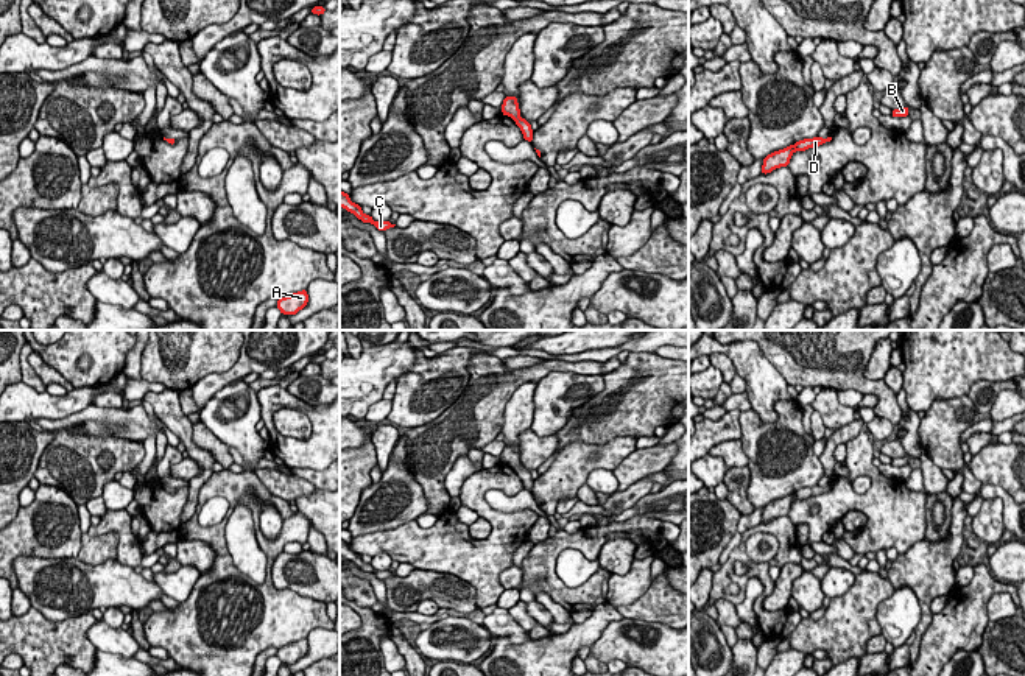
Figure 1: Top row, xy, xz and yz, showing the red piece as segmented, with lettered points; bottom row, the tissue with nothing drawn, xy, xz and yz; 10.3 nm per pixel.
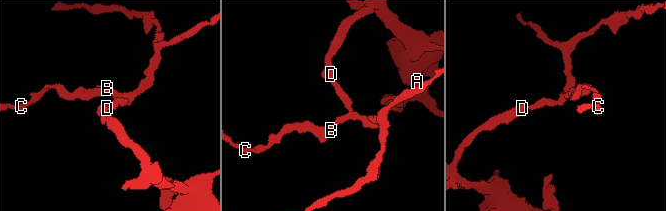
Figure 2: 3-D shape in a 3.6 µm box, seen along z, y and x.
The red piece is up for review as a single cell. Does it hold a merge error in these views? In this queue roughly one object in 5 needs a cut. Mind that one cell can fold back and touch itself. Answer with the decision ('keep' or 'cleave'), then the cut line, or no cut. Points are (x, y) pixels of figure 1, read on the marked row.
keep; cut none

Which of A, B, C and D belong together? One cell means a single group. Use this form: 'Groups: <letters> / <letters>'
Groups: A B C D

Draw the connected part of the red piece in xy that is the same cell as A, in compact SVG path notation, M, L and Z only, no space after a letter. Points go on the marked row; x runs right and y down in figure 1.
M307 290L293 293L290 296L277 299L277 308L282 315L296 315L299 310L302 310L308 302Z

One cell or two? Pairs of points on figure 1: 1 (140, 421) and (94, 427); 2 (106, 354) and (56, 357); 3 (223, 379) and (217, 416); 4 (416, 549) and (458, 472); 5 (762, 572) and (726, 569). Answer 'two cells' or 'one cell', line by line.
1: two cells
2: one cell
3: two cells
4: two cells
5: one cell

